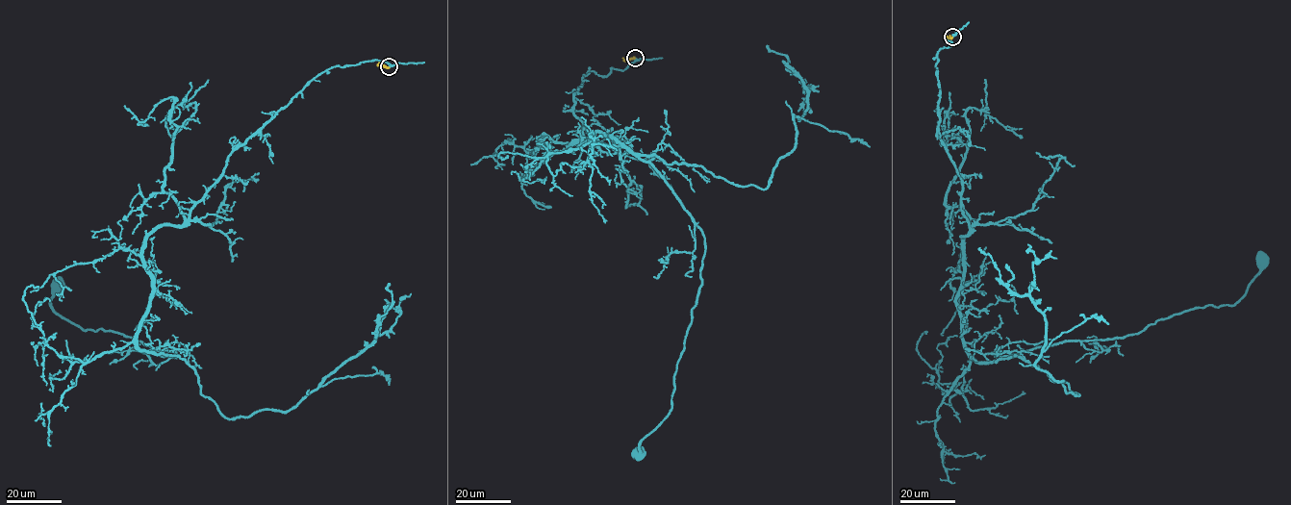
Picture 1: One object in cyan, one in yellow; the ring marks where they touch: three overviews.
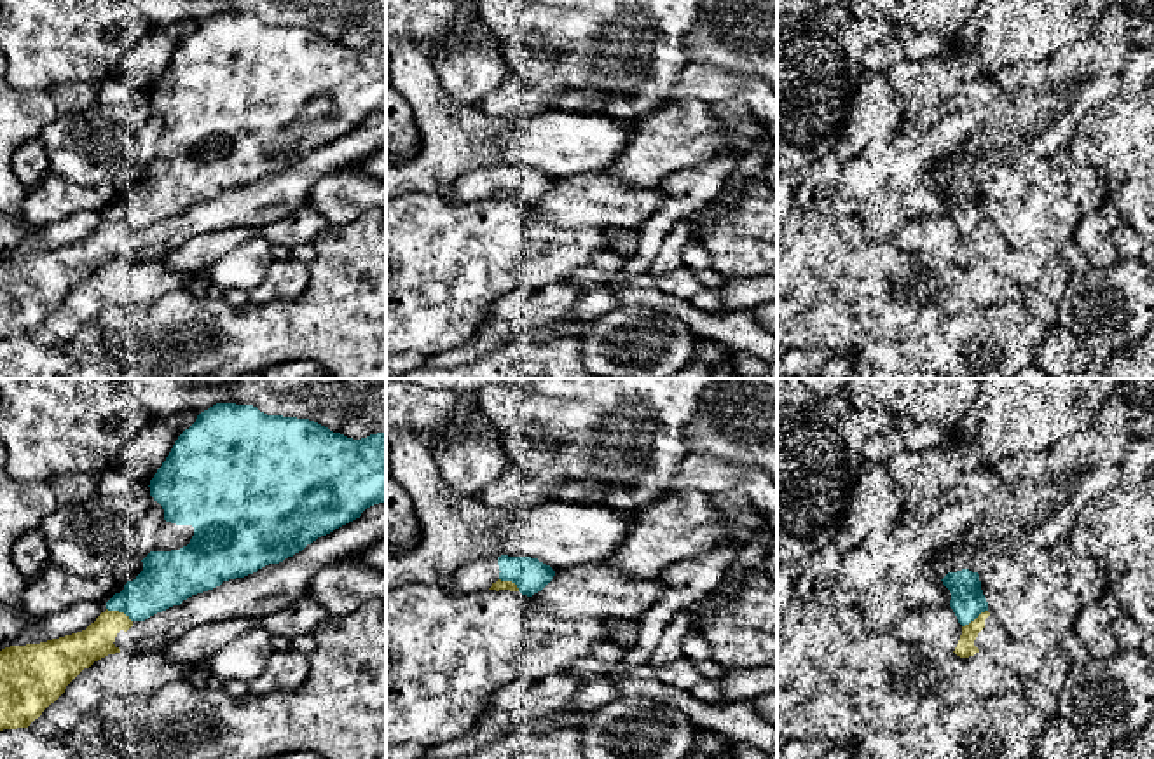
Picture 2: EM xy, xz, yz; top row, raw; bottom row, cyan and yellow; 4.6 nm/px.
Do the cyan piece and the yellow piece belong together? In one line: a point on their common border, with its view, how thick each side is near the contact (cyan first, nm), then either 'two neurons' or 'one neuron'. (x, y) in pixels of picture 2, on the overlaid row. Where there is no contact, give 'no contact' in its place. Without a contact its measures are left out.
meets cyan in xy at (119, 611); 240 nm thick on the cyan side, 170 nm on the other; two neurons

